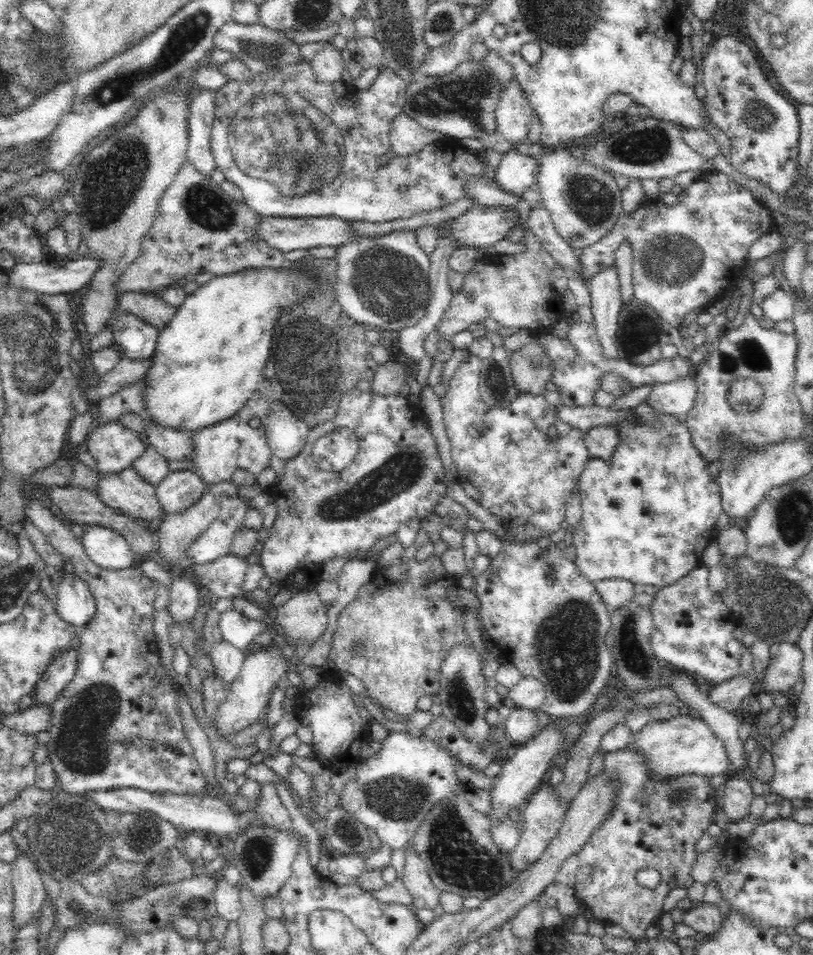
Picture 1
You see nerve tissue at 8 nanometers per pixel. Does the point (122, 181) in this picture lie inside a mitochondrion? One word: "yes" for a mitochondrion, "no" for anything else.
yes

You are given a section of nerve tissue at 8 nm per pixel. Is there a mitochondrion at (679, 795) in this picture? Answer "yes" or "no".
yes

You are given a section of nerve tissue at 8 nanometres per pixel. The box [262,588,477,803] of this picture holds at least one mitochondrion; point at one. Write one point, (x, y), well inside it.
(360, 648)

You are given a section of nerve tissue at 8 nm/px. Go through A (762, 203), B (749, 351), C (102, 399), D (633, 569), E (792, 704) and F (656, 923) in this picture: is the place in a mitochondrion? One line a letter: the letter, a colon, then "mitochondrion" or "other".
A: other
B: mitochondrion
C: other
D: other
E: other
F: other

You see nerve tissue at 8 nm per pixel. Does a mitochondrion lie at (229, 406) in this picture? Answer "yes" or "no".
no

